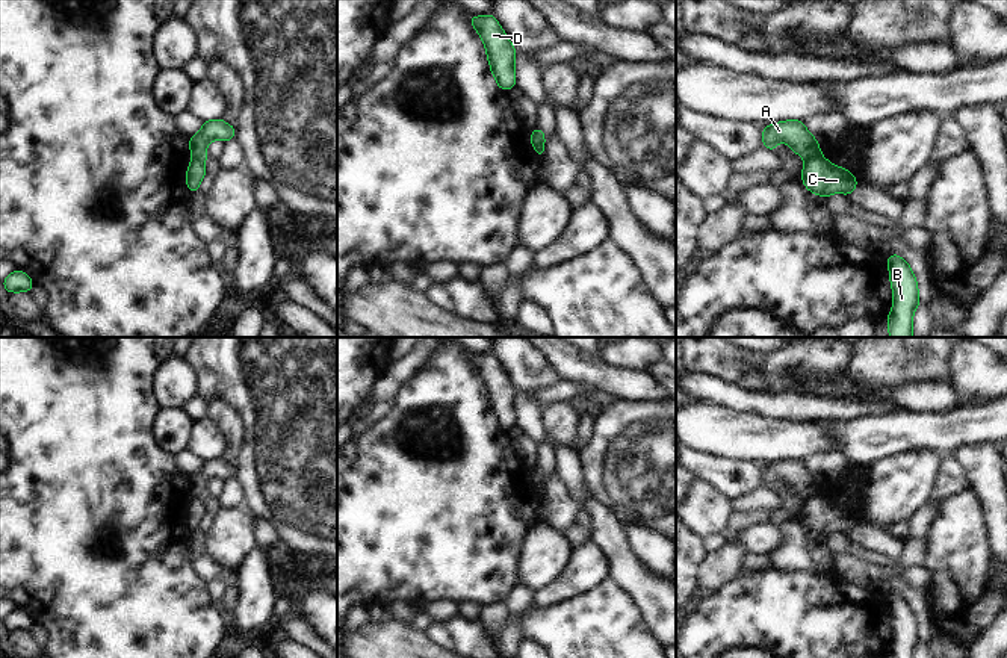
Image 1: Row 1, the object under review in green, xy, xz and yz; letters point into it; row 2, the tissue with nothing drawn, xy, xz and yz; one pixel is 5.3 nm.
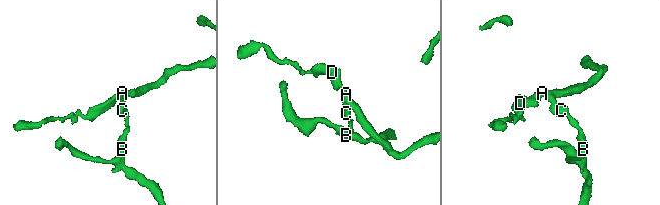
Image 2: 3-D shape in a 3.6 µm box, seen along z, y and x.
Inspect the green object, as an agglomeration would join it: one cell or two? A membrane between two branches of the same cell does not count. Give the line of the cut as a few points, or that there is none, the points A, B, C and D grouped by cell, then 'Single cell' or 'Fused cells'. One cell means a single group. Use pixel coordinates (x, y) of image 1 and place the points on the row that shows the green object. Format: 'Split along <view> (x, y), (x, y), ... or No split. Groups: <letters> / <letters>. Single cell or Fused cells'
Split along yz (820, 153), (806, 162). Groups: A D / B C. Fused cells

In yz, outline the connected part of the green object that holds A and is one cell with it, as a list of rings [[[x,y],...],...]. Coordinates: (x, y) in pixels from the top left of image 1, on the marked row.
[[[788,119],[770,124],[761,132],[765,148],[774,151],[779,141],[785,141],[806,162],[820,156],[818,141],[807,132],[803,121]]]

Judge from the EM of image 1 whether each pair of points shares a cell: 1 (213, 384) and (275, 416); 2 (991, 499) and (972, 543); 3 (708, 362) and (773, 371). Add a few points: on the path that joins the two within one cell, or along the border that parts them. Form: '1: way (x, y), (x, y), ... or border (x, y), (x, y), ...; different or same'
1: way (229, 384), (244, 384), (260, 401); same
2: border (969, 484), (980, 502), (991, 549); different
3: way (725, 359), (756, 360); same

